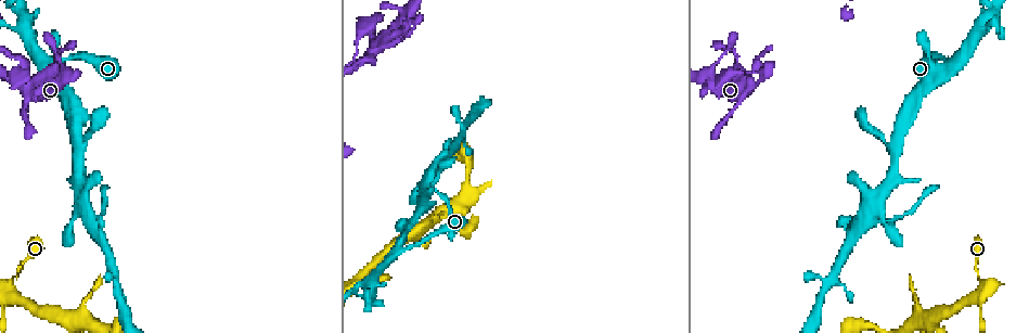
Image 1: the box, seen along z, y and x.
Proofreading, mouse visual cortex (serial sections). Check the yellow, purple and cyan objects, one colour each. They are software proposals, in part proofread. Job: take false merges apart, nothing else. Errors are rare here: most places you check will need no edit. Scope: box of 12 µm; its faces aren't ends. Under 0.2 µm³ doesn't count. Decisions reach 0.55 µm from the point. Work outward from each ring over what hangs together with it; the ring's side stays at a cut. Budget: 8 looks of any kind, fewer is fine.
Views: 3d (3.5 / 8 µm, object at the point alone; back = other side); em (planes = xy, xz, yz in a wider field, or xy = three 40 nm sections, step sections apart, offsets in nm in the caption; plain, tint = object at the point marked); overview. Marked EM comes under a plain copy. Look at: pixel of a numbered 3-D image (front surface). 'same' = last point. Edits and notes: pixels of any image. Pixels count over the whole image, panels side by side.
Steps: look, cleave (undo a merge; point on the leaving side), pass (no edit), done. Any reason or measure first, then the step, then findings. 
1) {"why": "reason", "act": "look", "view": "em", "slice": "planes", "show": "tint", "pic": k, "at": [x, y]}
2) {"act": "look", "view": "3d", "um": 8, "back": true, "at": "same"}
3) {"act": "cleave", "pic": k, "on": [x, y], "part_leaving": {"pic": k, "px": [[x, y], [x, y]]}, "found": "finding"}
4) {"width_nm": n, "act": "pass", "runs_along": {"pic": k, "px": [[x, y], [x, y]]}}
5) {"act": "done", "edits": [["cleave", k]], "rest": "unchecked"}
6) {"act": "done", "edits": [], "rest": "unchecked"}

{"act": "look", "view": "3d", "um": 8, "pic": 1, "at": [27, 86]}

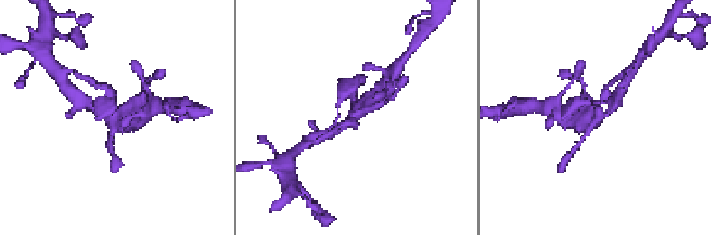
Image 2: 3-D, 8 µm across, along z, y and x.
{"arms": 3, "arm_widths_nm": [250, 250, 400], "why": "now the EM", "act": "look", "view": "em", "slice": "xy", "step": 3, "show": "tint", "pic": 2, "at": [600, 117]}

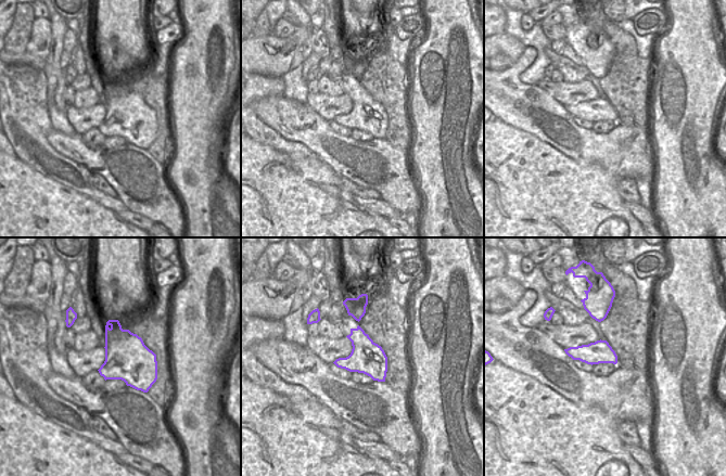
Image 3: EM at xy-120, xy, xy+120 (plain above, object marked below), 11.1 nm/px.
{"act": "pass", "runs_along": {"pic": 2, "px": [[378, 96], [334, 123]]}, "found": "continuous, no second cell"}

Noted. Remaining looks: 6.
{"why": "sharp bend", "act": "look", "view": "3d", "um": 3.5, "back": true, "pic": 1, "at": [949, 65]}

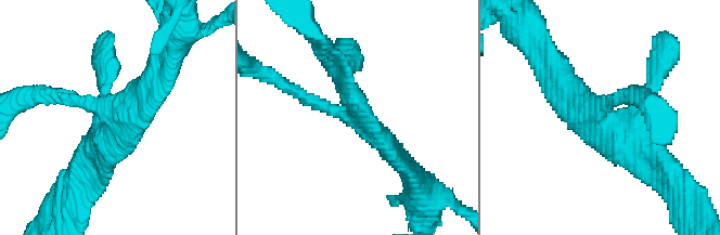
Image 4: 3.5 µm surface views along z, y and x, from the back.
{"act": "look", "view": "em", "slice": "xy", "step": 5, "show": "tint", "pic": 4, "at": [603, 111]}

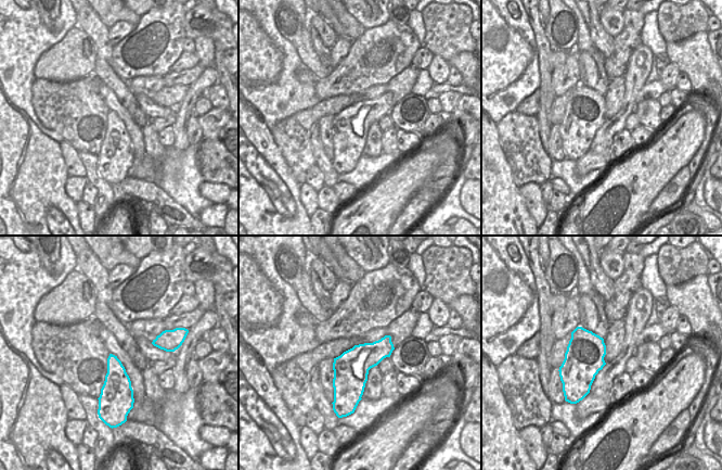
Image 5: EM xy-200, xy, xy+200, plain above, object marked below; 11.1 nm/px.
{"width_nm": 380, "act": "pass", "runs_along": {"pic": 4, "px": [[46, 93], [113, 116], [89, 149]]}, "found": "all the same cell"}

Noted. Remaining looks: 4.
{"why": "sharp bend", "act": "look", "view": "3d", "um": 8, "pic": 1, "at": [11, 282]}

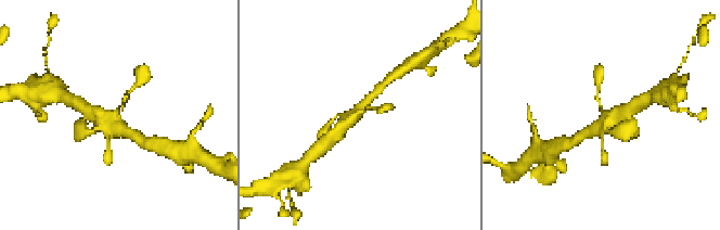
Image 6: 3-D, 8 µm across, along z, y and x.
{"why": "now the EM", "act": "look", "view": "em", "slice": "xy", "step": 1, "show": "tint", "pic": 6, "at": [601, 113]}

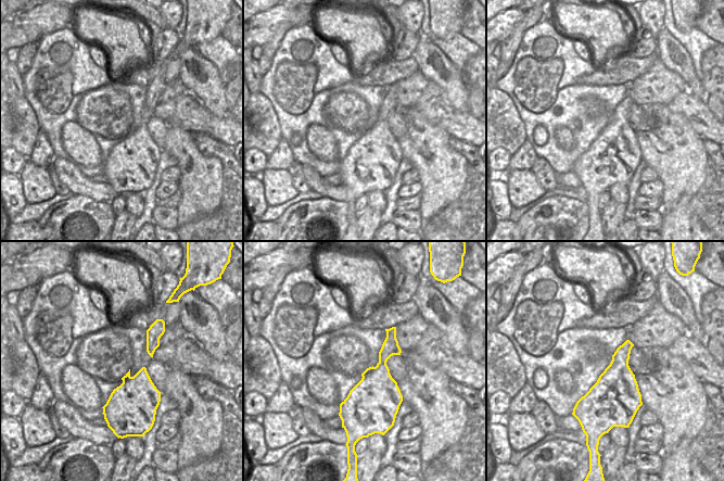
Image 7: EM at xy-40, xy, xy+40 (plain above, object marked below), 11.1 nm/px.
{"width_nm": 340, "act": "pass", "runs_along": {"pic": 6, "px": [[136, 86], [115, 116], [126, 131]]}, "found": "one cell here"}

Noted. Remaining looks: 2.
{"act": "done", "edits": [], "rest": "unchecked"}

